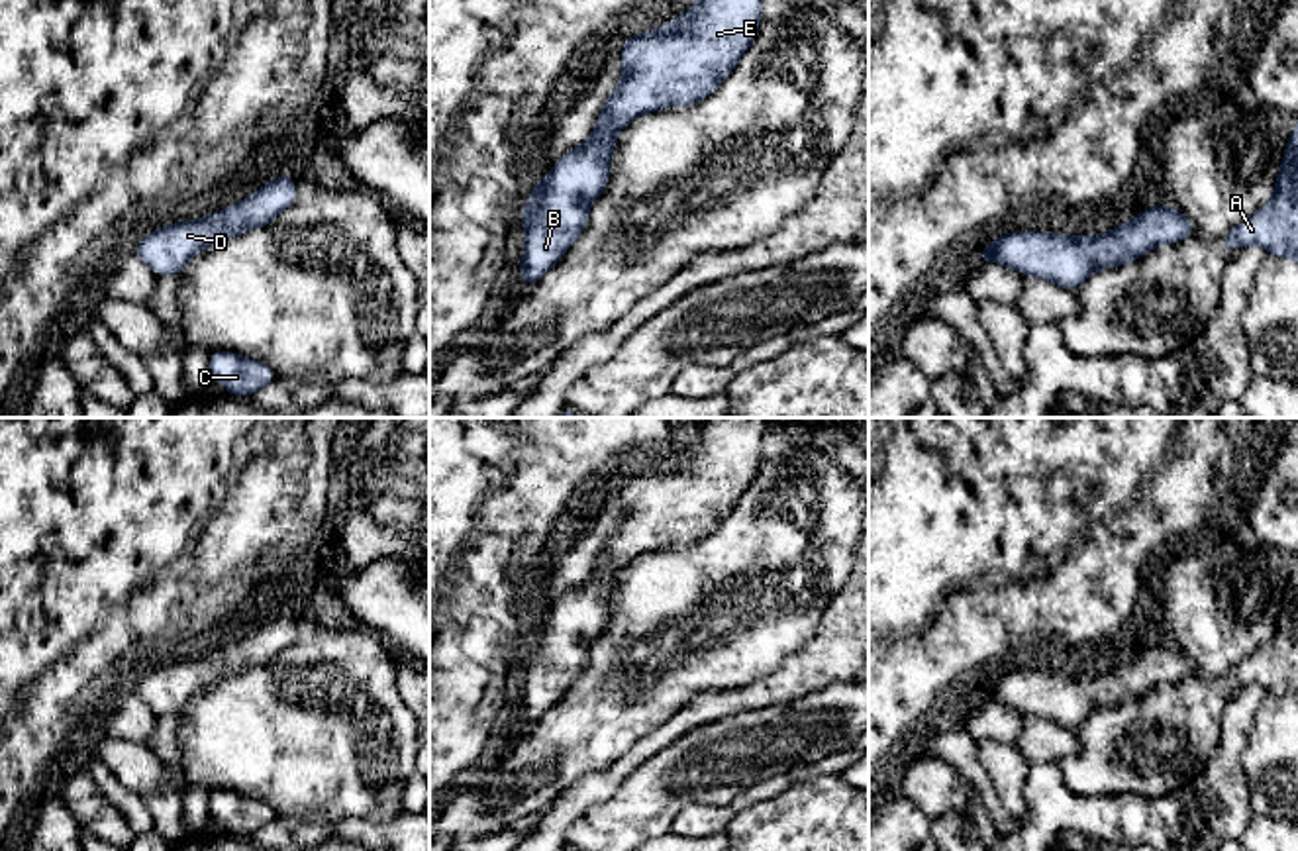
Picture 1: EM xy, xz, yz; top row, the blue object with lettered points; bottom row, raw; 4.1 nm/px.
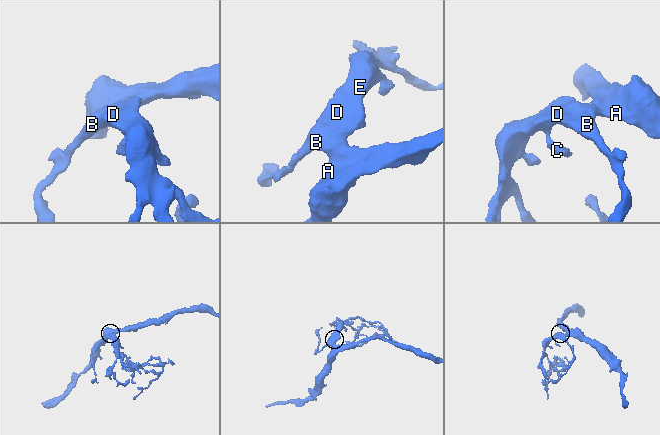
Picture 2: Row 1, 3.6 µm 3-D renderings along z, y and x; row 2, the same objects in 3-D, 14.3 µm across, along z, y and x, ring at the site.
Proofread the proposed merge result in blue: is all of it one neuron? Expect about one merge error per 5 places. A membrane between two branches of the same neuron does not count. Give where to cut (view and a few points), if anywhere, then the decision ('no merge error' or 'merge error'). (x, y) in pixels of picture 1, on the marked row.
no cut; no merge error

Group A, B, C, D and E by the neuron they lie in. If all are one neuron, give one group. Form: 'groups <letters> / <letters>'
groups A B C D E

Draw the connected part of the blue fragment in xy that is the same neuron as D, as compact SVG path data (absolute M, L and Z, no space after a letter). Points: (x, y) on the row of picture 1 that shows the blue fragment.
M284 175L267 182L231 208L194 222L173 222L151 231L135 245L133 255L157 276L180 276L194 255L218 245L225 237L235 237L267 225L294 202L294 176Z

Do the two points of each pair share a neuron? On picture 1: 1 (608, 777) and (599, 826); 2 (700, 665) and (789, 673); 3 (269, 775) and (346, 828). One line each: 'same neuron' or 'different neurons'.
1: different neurons
2: different neurons
3: different neurons

